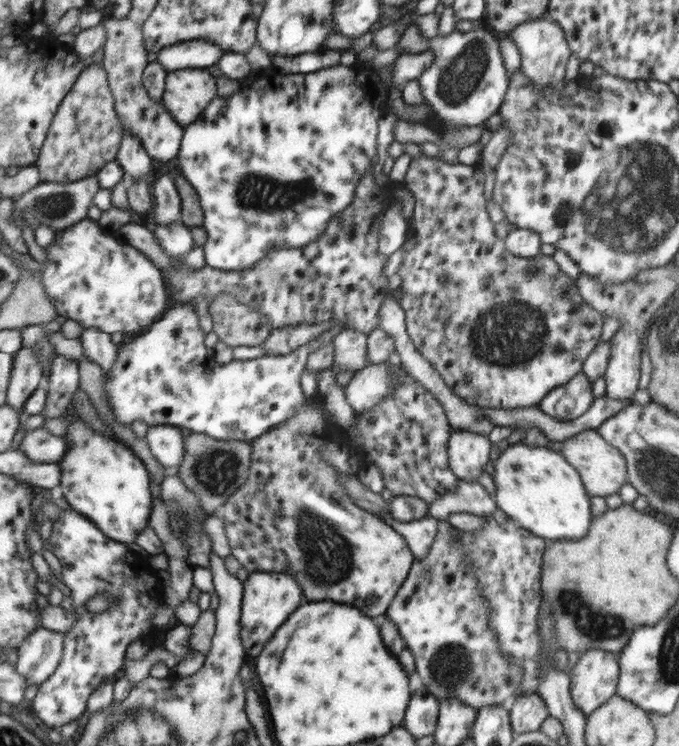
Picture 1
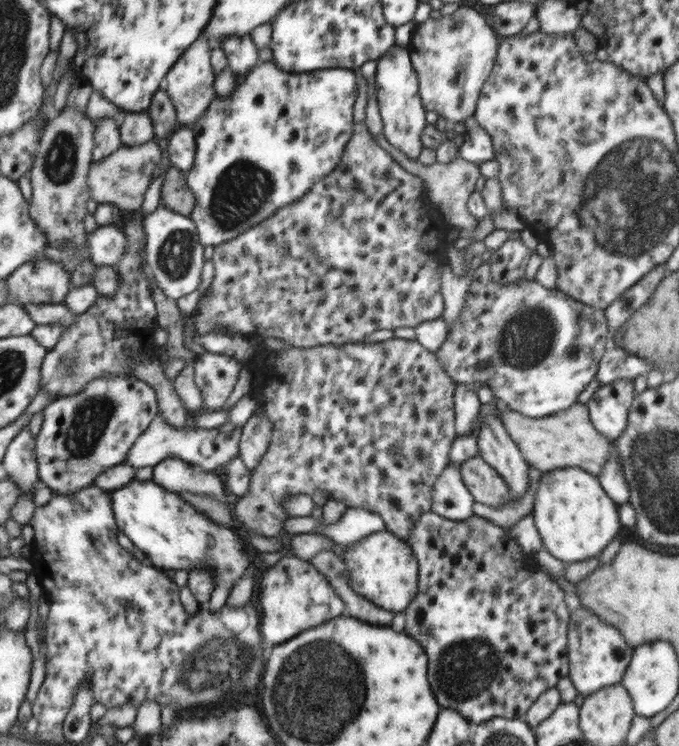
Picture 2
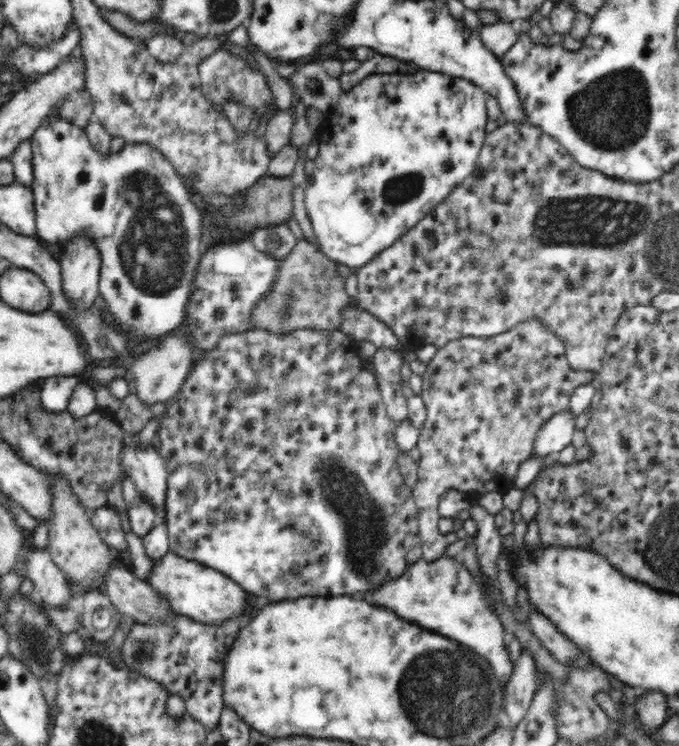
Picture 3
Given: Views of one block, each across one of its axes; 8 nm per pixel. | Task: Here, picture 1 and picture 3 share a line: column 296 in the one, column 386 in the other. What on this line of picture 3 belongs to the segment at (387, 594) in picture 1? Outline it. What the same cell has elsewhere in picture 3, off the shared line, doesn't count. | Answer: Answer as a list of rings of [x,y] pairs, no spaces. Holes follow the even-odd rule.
[[[246,329],[241,333],[224,334],[216,348],[193,366],[182,389],[179,390],[176,398],[167,404],[161,415],[155,438],[156,449],[164,458],[168,471],[163,518],[165,518],[164,523],[172,553],[220,571],[249,594],[266,598],[266,602],[278,602],[298,596],[312,596],[312,594],[314,596],[340,596],[340,594],[358,594],[358,592],[366,594],[368,590],[378,588],[381,583],[398,579],[408,567],[422,557],[413,489],[403,481],[397,465],[398,457],[402,453],[395,439],[397,422],[388,416],[376,378],[368,371],[367,363],[358,357],[358,350],[358,342],[353,340],[352,350],[346,354],[346,360],[332,360],[332,333],[306,329],[280,336],[278,333],[264,332],[262,329]],[[286,486],[294,486],[294,498],[310,498],[310,506],[316,508],[310,514],[328,514],[328,510],[332,510],[334,516],[332,528],[324,530],[322,526],[318,526],[318,518],[312,518],[310,524],[308,520],[306,522],[292,520],[292,518],[288,520],[286,508],[298,506],[298,500],[290,500],[290,498],[276,500],[276,492],[284,492]]]

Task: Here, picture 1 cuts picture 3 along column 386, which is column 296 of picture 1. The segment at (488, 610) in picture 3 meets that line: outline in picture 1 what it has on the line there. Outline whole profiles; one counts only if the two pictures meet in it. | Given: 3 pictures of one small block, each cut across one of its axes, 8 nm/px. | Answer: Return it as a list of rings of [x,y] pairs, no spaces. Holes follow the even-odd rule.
[[[256,571],[248,575],[243,582],[242,617],[239,624],[243,627],[241,637],[249,658],[256,658],[262,653],[276,630],[300,607],[302,594],[302,588],[292,575],[273,571]]]

